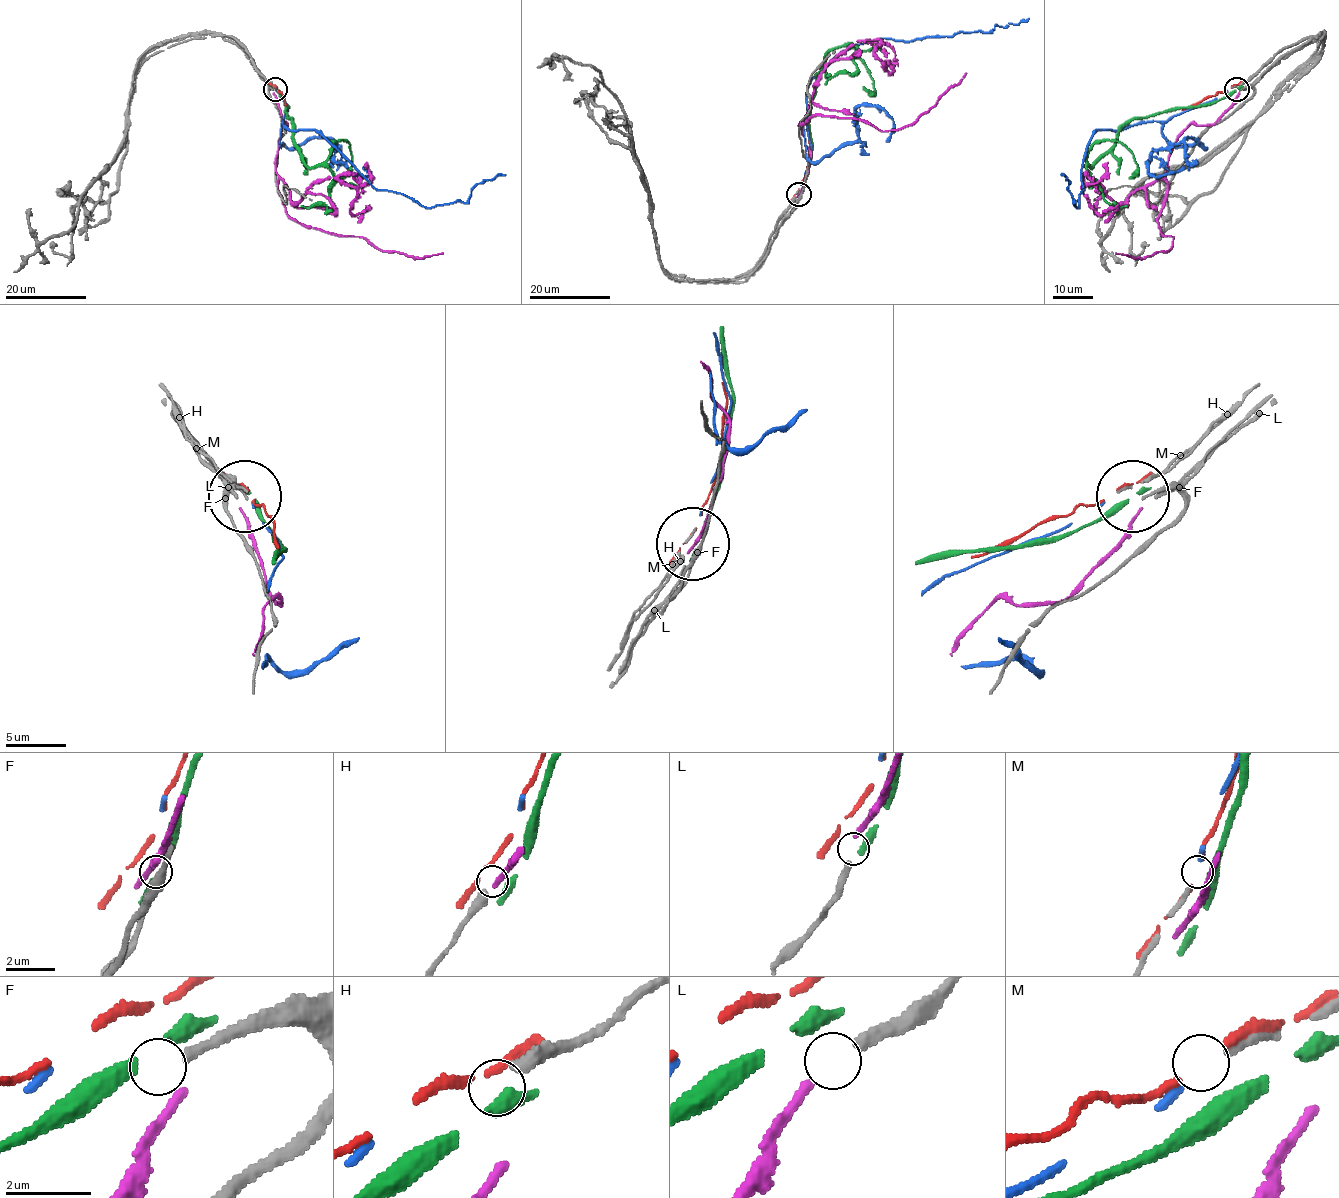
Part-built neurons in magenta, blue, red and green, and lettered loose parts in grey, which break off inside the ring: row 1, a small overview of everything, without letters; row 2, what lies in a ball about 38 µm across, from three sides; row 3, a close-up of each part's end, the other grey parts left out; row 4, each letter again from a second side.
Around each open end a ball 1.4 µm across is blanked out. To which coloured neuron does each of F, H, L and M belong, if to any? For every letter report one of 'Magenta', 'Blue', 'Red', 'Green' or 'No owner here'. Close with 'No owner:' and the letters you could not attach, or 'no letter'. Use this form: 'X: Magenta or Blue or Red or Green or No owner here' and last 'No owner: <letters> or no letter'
F: No owner here
H: No owner here
L: Magenta
M: Blue
No owner: F, H

